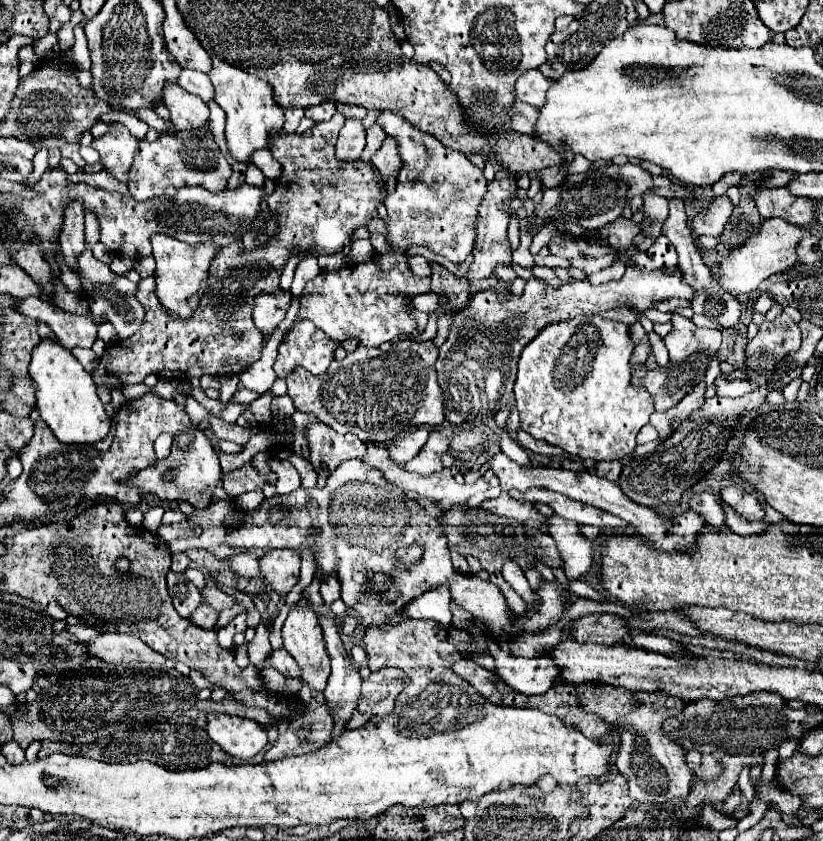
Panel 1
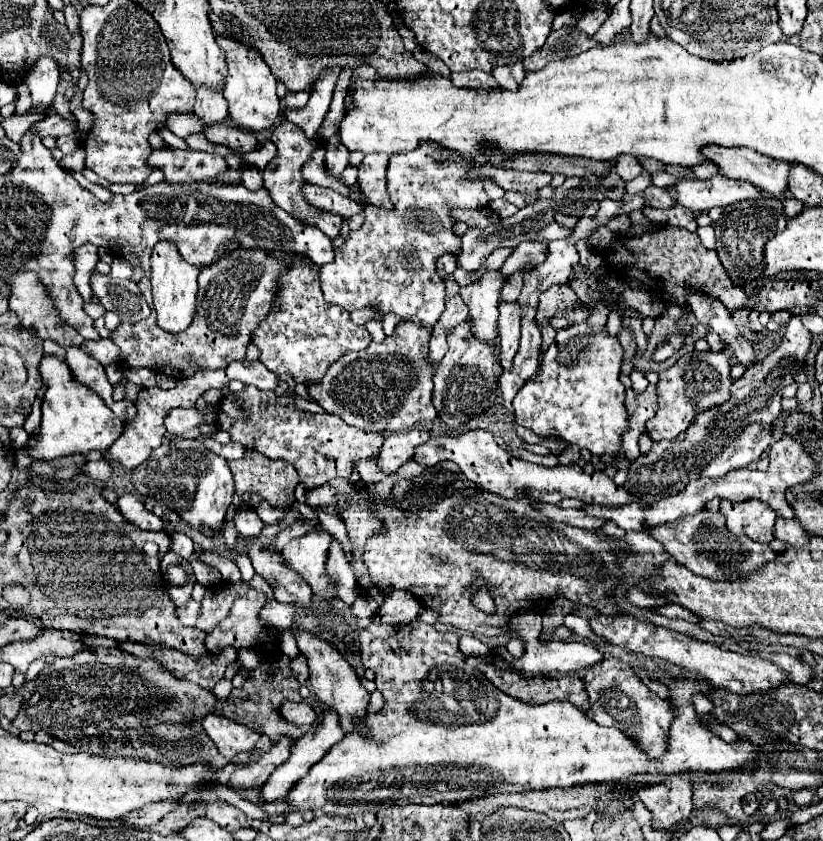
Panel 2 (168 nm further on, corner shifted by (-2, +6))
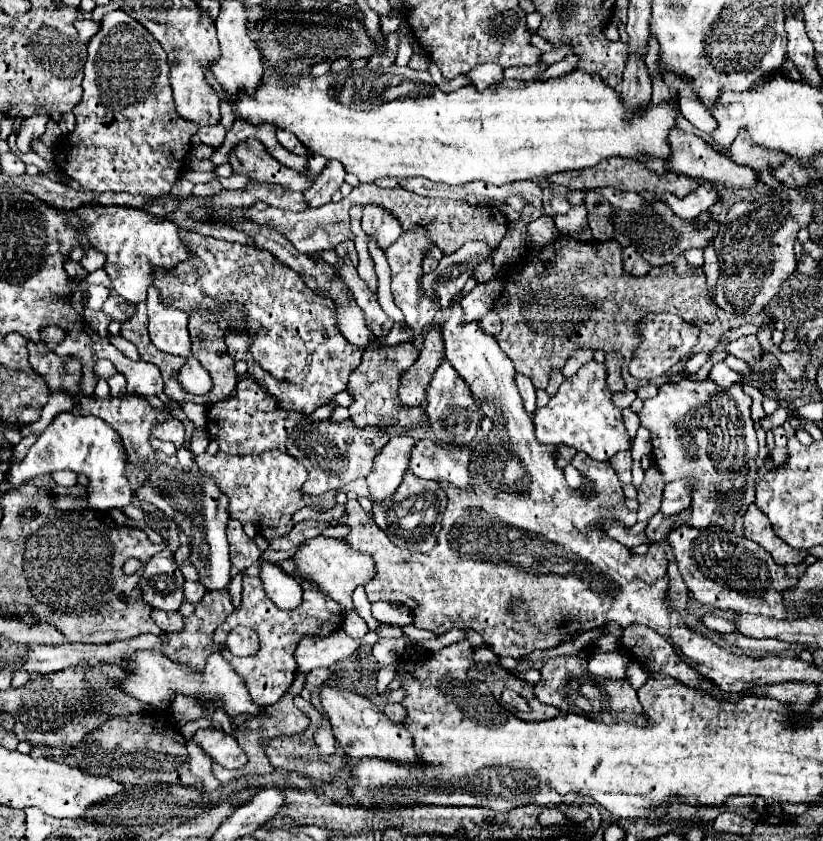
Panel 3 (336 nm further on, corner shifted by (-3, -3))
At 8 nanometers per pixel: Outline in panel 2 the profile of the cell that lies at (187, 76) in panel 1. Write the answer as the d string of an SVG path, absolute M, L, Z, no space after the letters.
M200 85L196 89L196 105L194 113L206 121L222 121L228 117L228 103L220 89L208 89L208 85Z

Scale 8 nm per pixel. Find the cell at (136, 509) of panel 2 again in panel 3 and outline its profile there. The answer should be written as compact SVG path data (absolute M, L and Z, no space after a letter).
M63 412L47 426L47 430L29 448L29 454L25 456L25 460L21 464L11 466L7 474L7 482L17 488L19 484L41 474L51 474L55 470L73 470L75 474L85 474L89 478L87 502L93 510L123 508L133 498L129 480L125 478L125 472L123 472L125 460L127 460L127 454L123 450L123 442L117 436L117 432L107 426L107 422L95 416Z

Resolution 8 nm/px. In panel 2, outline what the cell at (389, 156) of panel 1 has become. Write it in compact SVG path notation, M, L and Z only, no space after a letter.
M366 155L362 159L362 163L358 165L360 175L360 187L366 195L366 201L376 205L376 207L384 207L384 209L392 209L392 201L388 195L388 183L386 183L386 167L388 167L388 155Z

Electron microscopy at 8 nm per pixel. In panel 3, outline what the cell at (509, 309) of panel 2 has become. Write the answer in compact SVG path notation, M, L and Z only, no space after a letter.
M517 374L517 388L519 388L519 394L523 398L523 406L525 406L527 414L533 418L533 410L535 410L535 388L533 388L533 384L529 382L527 376Z

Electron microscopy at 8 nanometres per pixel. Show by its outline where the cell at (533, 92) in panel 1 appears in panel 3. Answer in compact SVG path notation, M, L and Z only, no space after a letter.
M481 64L481 66L475 66L473 70L469 70L465 76L471 86L475 86L477 90L485 90L487 86L503 80L503 68L497 64Z

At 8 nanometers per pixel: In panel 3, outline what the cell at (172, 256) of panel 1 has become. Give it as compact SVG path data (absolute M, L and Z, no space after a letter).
M155 286L147 290L147 314L149 314L149 338L151 342L167 354L189 356L191 340L187 330L187 314L165 306L159 302L159 292Z

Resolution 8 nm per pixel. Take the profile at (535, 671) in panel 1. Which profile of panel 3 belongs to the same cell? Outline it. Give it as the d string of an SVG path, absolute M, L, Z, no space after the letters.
M623 650L615 652L597 652L589 658L589 672L597 676L605 676L611 680L625 680L627 678L627 664L631 656Z

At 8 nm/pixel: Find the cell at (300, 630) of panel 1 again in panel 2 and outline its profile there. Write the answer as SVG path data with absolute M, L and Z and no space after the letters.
M294 627L292 633L296 633L296 643L298 643L300 653L308 659L308 667L310 667L310 679L308 681L310 681L314 695L326 707L334 709L340 715L340 725L346 731L358 731L358 723L366 717L370 693L360 685L356 671L346 663L346 659L342 657L340 651L330 647L326 641L320 641L314 633L306 631L304 627Z

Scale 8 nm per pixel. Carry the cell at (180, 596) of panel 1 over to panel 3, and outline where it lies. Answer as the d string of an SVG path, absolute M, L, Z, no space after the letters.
M169 550L157 552L139 580L145 602L159 610L177 610L183 602L183 576Z

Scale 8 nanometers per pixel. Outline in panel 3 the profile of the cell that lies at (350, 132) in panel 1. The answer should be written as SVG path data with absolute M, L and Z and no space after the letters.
M329 162L329 168L325 168L313 182L313 186L303 192L303 198L309 208L319 208L327 202L331 202L333 192L337 192L343 186L345 170L341 162Z

